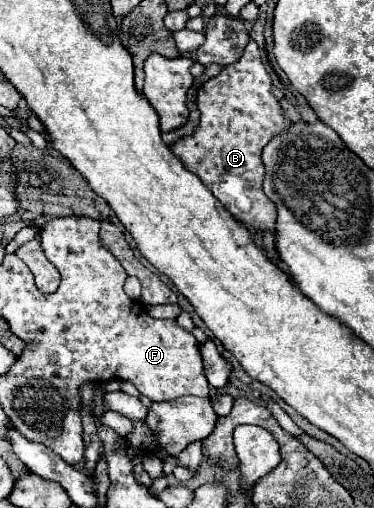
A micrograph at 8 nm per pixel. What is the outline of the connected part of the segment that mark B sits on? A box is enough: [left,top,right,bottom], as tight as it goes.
[171,40,293,234]

